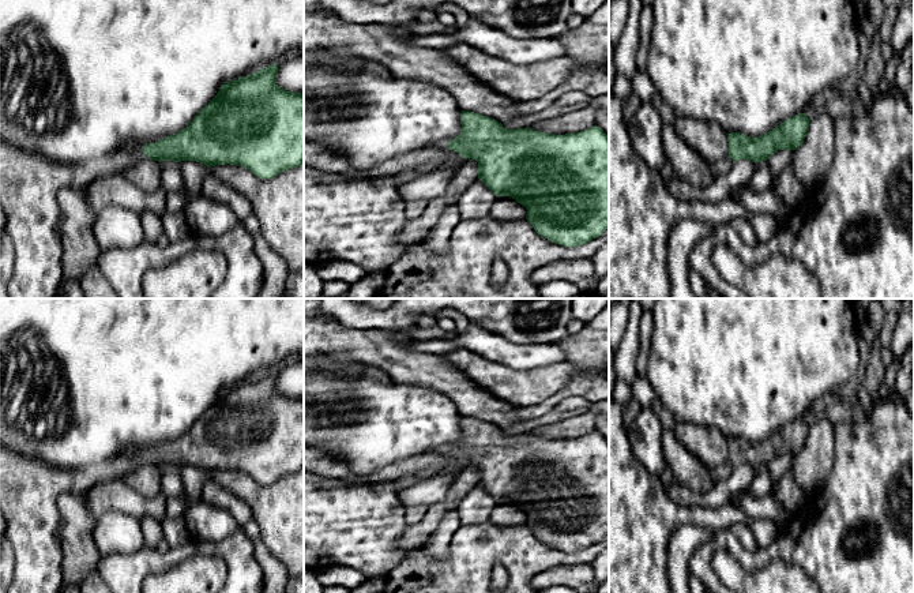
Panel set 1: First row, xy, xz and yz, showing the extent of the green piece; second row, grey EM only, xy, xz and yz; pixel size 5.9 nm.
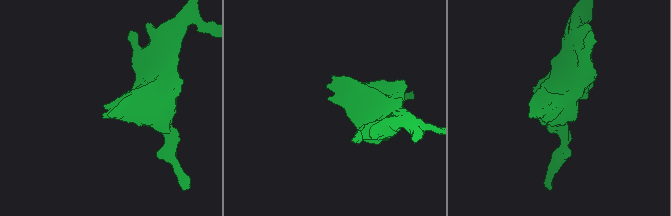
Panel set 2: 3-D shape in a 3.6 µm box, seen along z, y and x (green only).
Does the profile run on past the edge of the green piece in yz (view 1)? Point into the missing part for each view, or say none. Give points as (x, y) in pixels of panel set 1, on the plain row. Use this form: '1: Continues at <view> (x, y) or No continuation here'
1: No continuation here

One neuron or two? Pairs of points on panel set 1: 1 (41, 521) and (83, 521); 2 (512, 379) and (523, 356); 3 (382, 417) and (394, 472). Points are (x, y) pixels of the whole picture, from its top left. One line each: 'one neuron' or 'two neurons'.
1: two neurons
2: two neurons
3: two neurons

